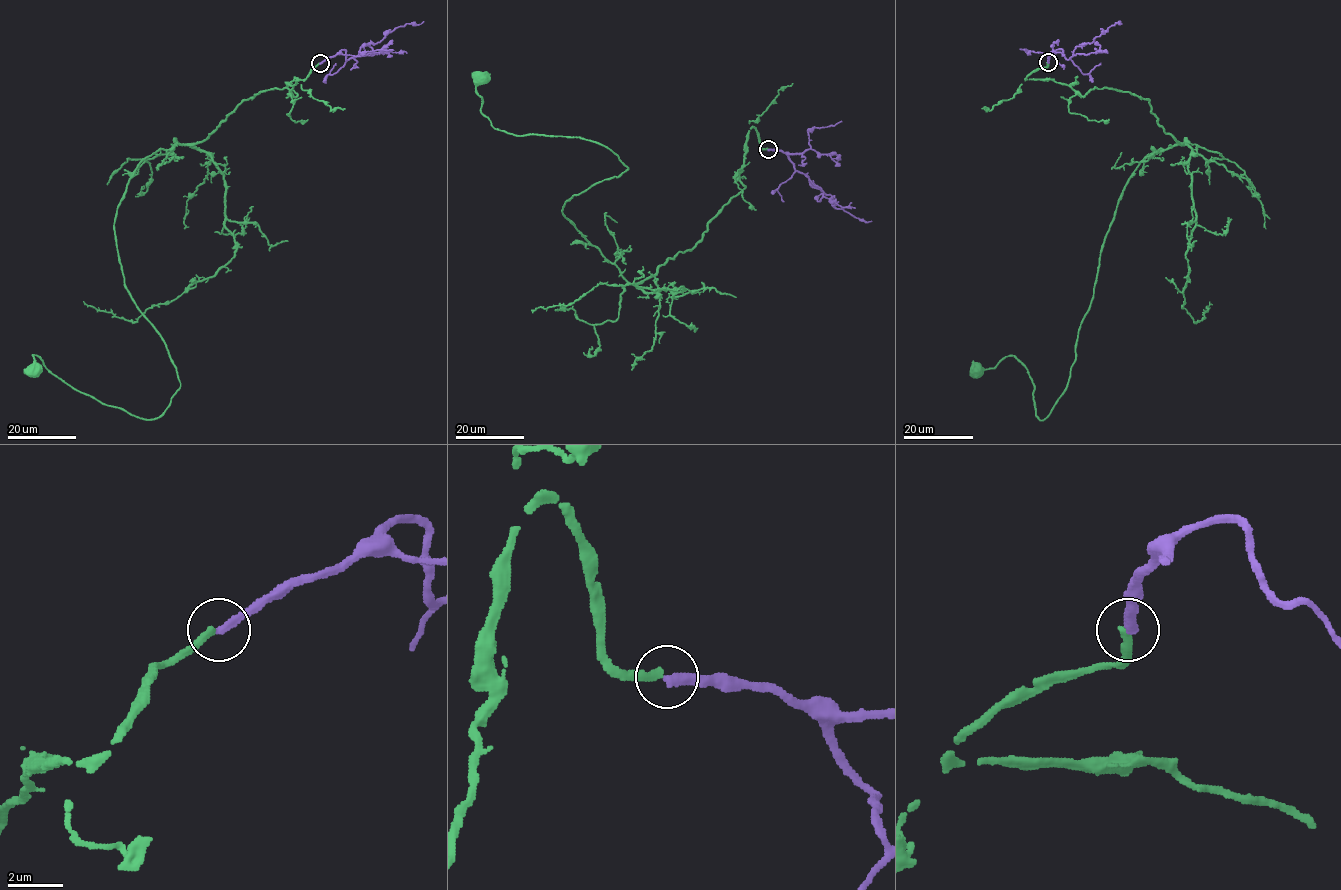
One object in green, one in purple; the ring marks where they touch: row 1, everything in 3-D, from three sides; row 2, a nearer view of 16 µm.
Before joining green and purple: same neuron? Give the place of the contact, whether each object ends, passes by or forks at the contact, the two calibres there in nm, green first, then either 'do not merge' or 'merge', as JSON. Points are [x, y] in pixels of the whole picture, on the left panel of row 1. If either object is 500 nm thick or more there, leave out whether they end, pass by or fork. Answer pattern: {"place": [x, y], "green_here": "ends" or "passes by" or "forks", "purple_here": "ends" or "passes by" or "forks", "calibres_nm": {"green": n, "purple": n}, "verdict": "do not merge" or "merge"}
{"place": [320, 63], "green_here": "ends", "purple_here": "ends", "calibres_nm": {"green": 280, "purple": 320}, "verdict": "do not merge"}

